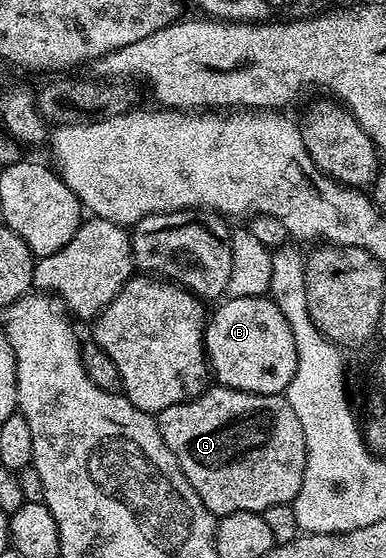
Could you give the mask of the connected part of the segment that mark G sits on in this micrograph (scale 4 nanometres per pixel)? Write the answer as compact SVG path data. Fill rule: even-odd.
M219 384L213 385L213 387L213 390L206 391L207 389L205 389L203 392L197 393L195 398L174 404L159 414L160 435L162 440L166 440L166 448L170 448L170 452L174 452L186 480L190 480L190 484L194 488L194 492L198 492L202 504L214 516L223 516L234 512L259 514L269 512L268 510L274 509L275 506L285 505L284 507L287 507L298 496L299 488L302 487L303 472L306 471L306 442L303 439L302 425L299 424L298 418L294 414L294 408L290 406L284 394L255 394L254 392L231 390Z

